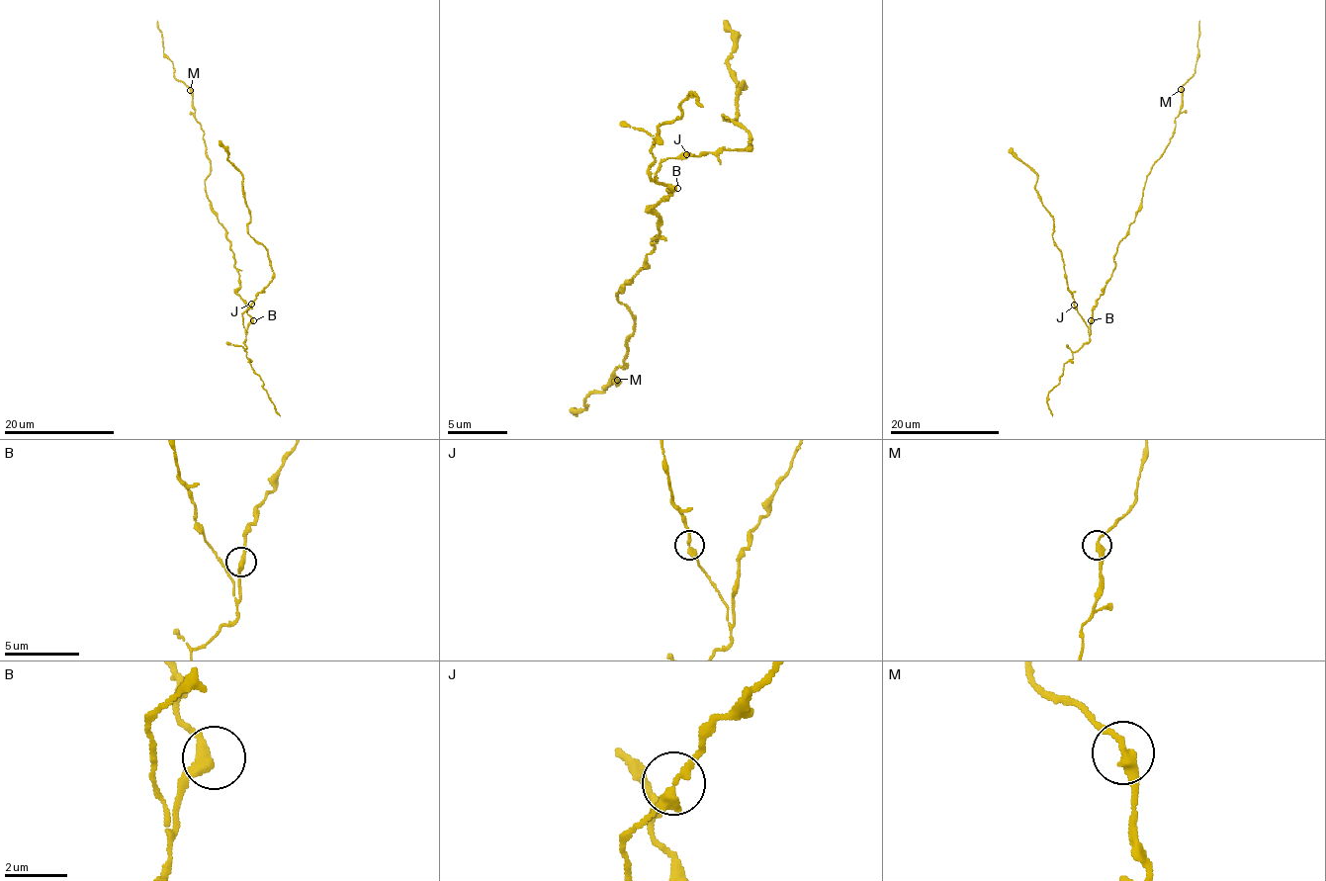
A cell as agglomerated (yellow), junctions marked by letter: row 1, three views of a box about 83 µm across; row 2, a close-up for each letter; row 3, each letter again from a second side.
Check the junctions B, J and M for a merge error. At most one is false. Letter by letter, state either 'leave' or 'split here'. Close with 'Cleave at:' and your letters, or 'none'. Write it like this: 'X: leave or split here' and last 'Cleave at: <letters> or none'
B: leave
J: leave
M: leave
Cleave at: none

